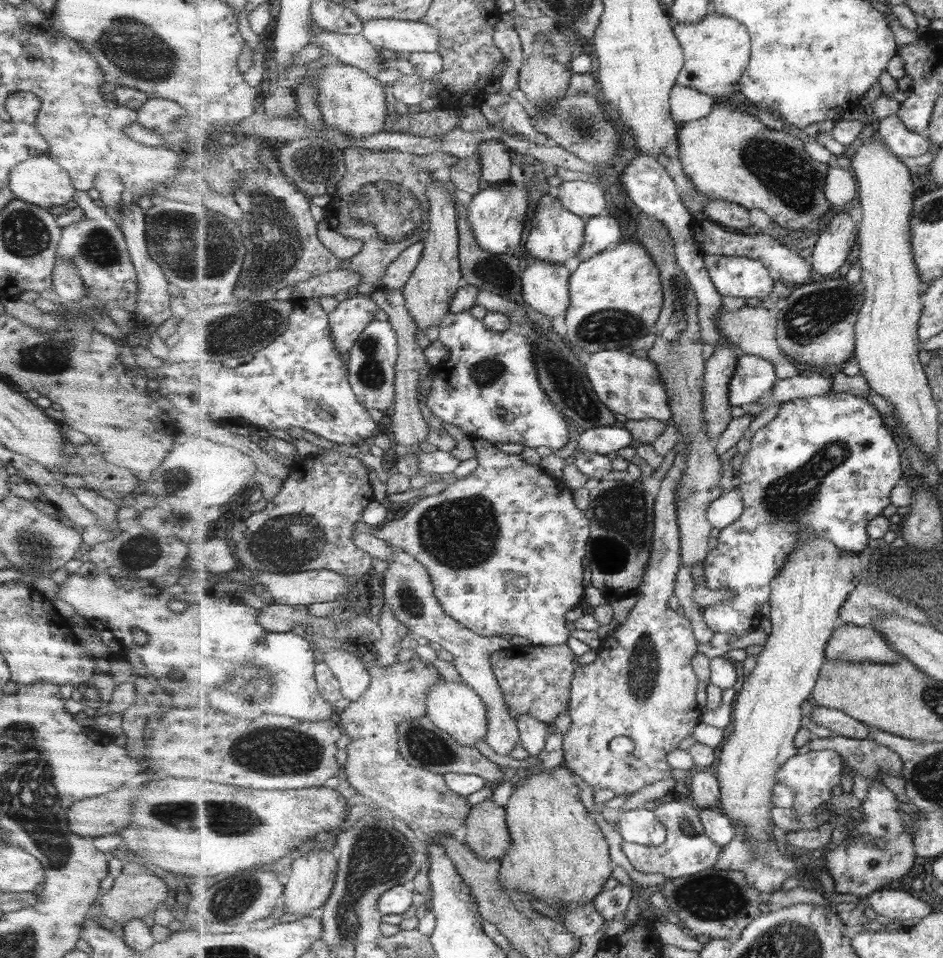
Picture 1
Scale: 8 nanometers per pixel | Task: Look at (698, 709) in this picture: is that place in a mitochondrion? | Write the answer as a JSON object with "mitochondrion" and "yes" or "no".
{"mitochondrion":"no"}

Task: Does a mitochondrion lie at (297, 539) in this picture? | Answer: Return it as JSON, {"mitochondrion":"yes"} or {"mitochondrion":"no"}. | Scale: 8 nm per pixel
{"mitochondrion":"yes"}

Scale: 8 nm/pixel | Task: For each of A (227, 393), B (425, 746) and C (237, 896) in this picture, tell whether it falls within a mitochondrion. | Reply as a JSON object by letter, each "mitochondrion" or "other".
{"A":"other","B":"mitochondrion","C":"mitochondrion"}

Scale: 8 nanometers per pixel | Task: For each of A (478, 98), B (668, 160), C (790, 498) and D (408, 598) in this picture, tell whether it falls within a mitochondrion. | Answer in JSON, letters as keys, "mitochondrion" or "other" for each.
{"A":"other","B":"other","C":"mitochondrion","D":"mitochondrion"}

